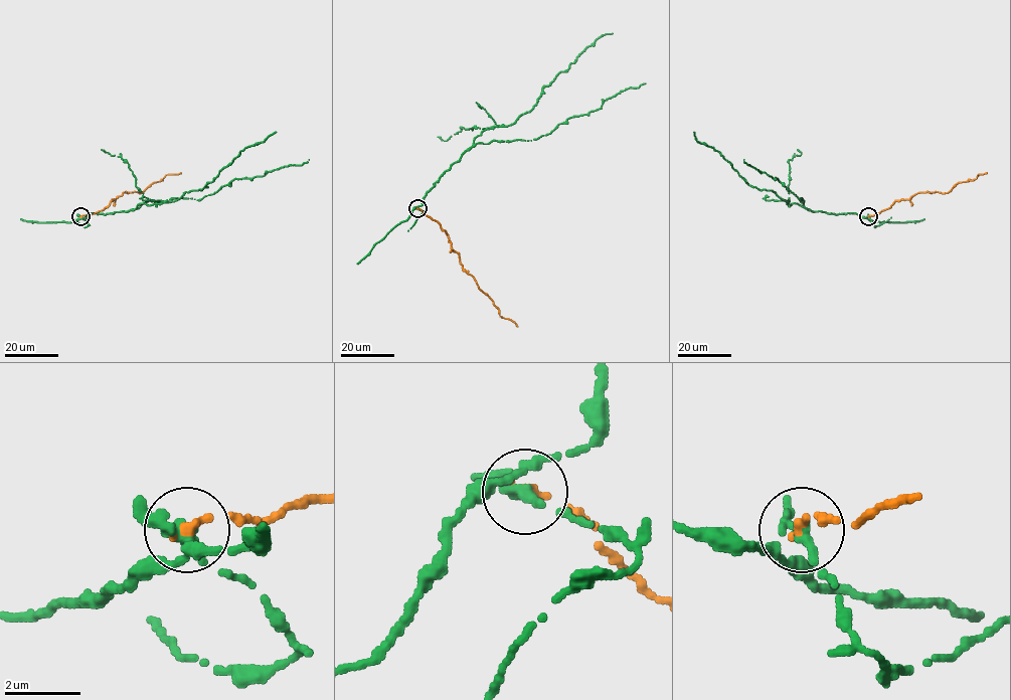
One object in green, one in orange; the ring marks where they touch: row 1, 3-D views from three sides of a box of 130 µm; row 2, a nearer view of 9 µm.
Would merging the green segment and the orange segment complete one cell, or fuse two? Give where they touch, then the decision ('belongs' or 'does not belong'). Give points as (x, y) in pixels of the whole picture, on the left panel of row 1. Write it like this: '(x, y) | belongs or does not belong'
(80, 216) | does not belong

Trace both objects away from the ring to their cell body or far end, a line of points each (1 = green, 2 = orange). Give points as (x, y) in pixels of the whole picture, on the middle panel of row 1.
1: (417, 208), (474, 139), (487, 129), (511, 125), (528, 112), (542, 89), (599, 37), (613, 33)
2: (417, 208), (446, 231), (463, 269), (473, 277), (499, 310), (500, 316), (510, 319), (517, 326)

